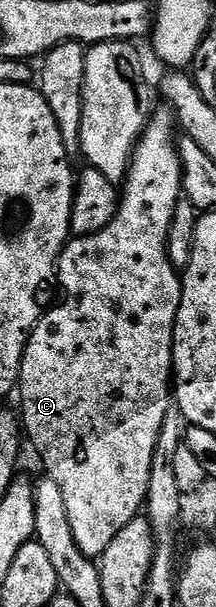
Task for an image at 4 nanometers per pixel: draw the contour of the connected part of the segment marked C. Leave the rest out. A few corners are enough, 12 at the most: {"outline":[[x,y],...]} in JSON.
{"outline":[[176,118],[58,256],[20,421],[91,559],[143,512],[182,298]]}

